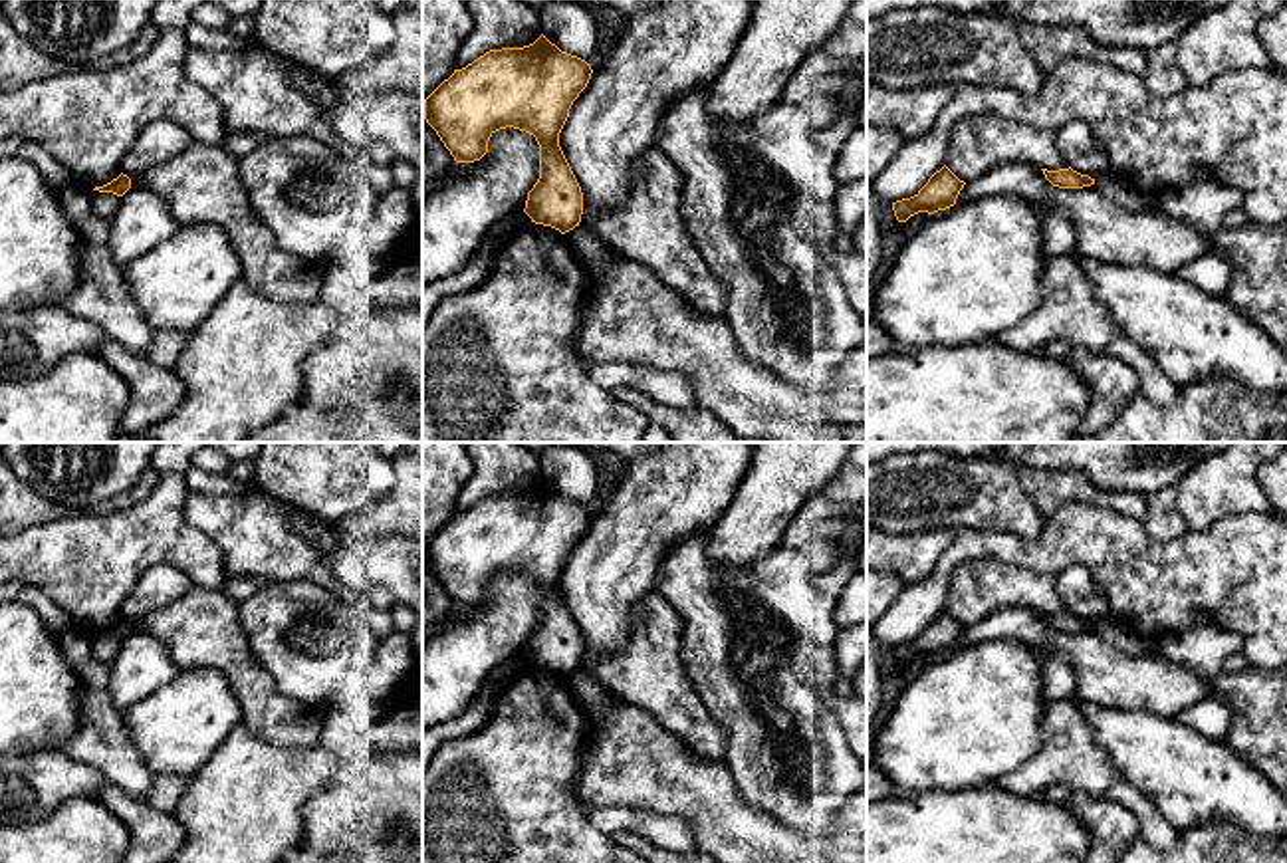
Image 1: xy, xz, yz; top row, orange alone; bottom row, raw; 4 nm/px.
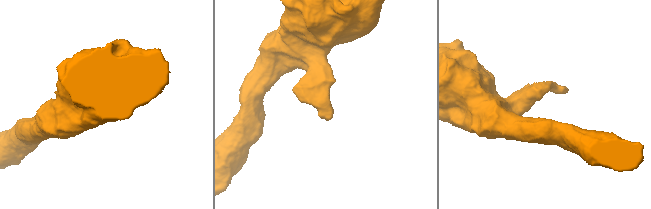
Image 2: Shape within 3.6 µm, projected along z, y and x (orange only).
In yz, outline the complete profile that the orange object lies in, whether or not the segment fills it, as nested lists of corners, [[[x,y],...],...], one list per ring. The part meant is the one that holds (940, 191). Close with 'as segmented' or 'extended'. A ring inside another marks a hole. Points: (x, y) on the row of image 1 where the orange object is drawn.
[[[944,165],[914,196],[892,202],[894,216],[898,222],[906,222],[918,212],[934,214],[946,210],[956,204],[964,185],[966,183]]]; as segmented

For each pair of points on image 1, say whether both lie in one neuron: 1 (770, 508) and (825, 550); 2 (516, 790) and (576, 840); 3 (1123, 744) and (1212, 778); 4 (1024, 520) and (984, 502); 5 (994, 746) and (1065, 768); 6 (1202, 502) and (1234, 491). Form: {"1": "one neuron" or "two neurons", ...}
{"1": "two neurons", "2": "one neuron", "3": "one neuron", "4": "one neuron", "5": "two neurons", "6": "one neuron"}

